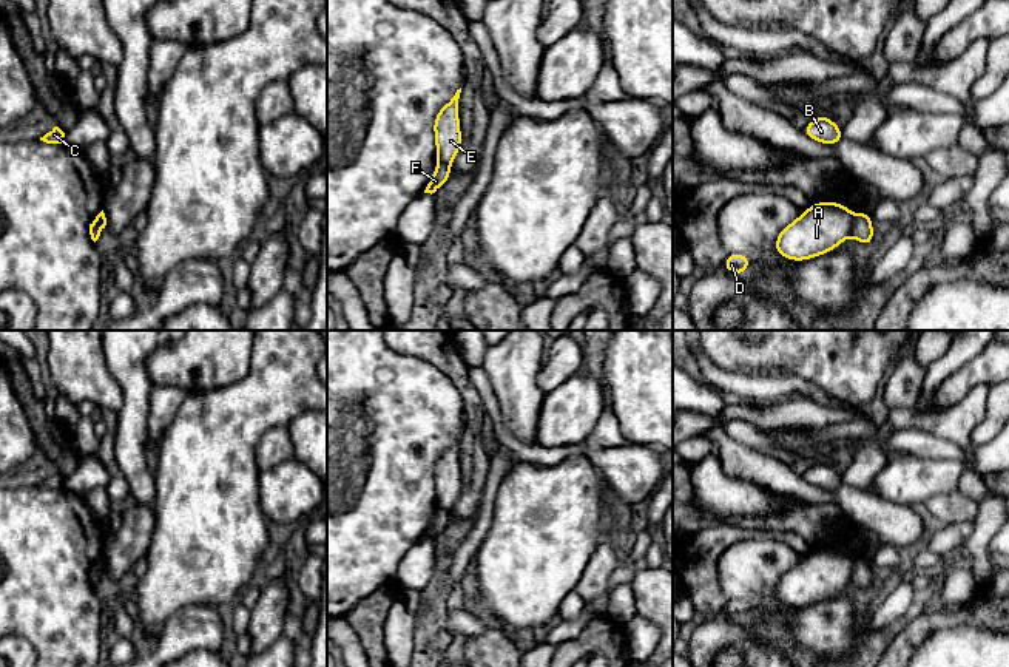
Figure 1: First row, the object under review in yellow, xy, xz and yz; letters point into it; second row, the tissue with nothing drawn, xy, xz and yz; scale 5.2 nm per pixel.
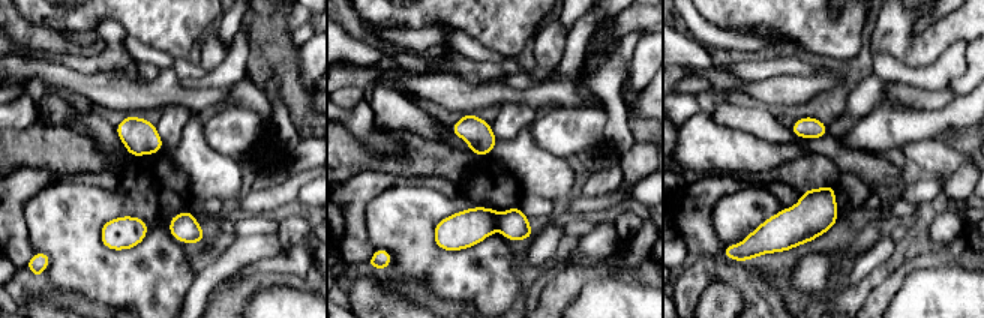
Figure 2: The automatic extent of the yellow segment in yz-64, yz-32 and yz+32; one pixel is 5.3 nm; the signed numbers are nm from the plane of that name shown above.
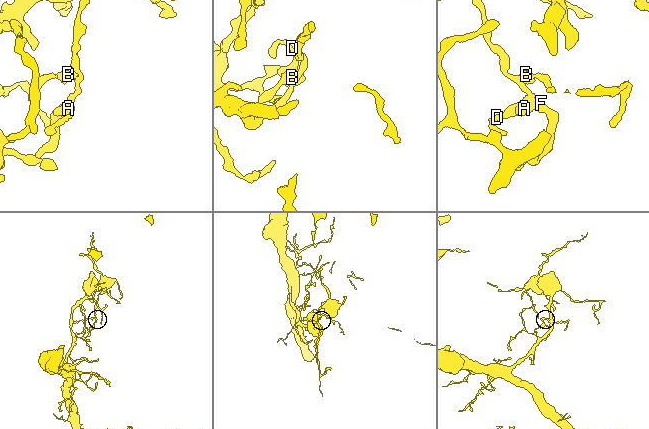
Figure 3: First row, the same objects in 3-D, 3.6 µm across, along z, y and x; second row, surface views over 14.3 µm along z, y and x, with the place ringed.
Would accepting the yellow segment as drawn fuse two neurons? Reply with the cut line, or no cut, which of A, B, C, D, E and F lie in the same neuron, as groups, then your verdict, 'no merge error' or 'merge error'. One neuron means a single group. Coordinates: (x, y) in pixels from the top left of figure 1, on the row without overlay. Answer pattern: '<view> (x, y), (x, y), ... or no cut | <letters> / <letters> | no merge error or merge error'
yz (853, 561), (849, 579) | A B C D E / F | merge error

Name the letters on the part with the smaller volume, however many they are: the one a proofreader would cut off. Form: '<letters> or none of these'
A, B, C, D, E

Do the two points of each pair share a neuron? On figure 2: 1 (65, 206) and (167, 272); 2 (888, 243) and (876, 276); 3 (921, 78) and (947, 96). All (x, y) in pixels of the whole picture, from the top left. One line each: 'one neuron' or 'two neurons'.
1: one neuron
2: two neurons
3: two neurons

